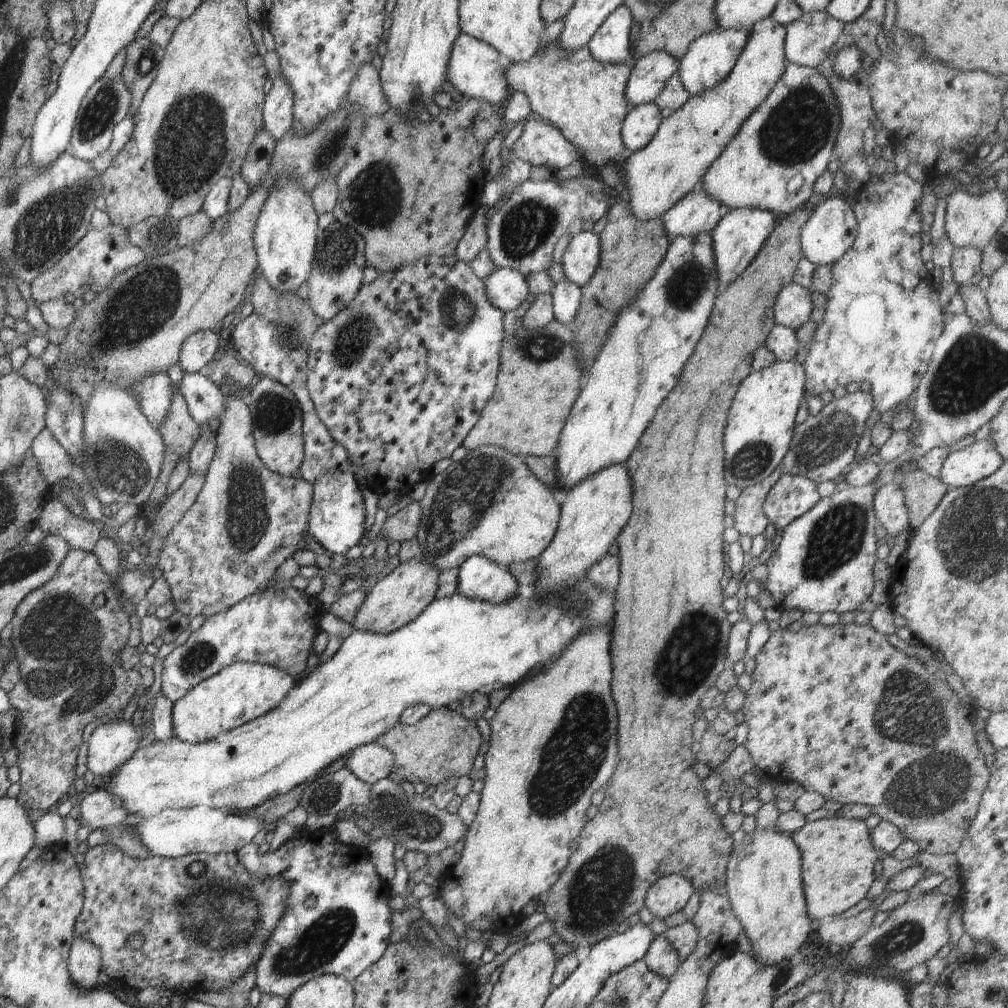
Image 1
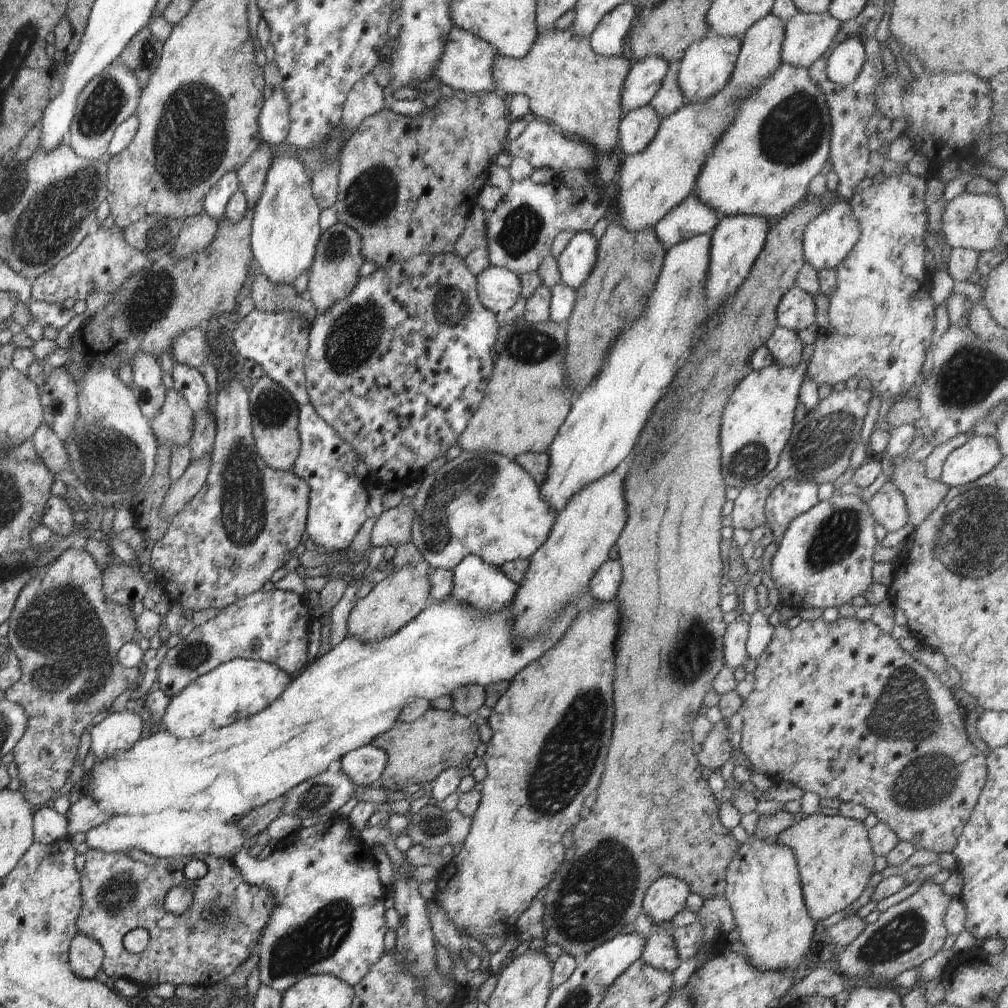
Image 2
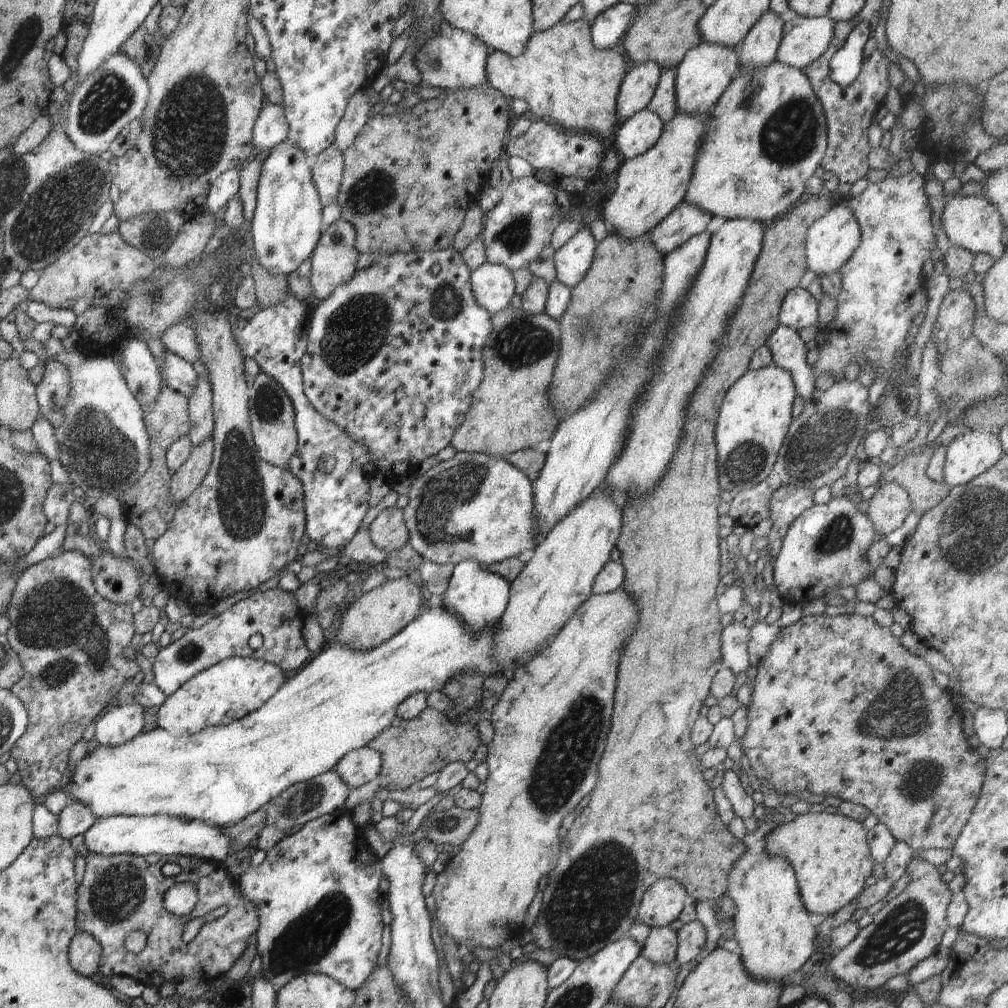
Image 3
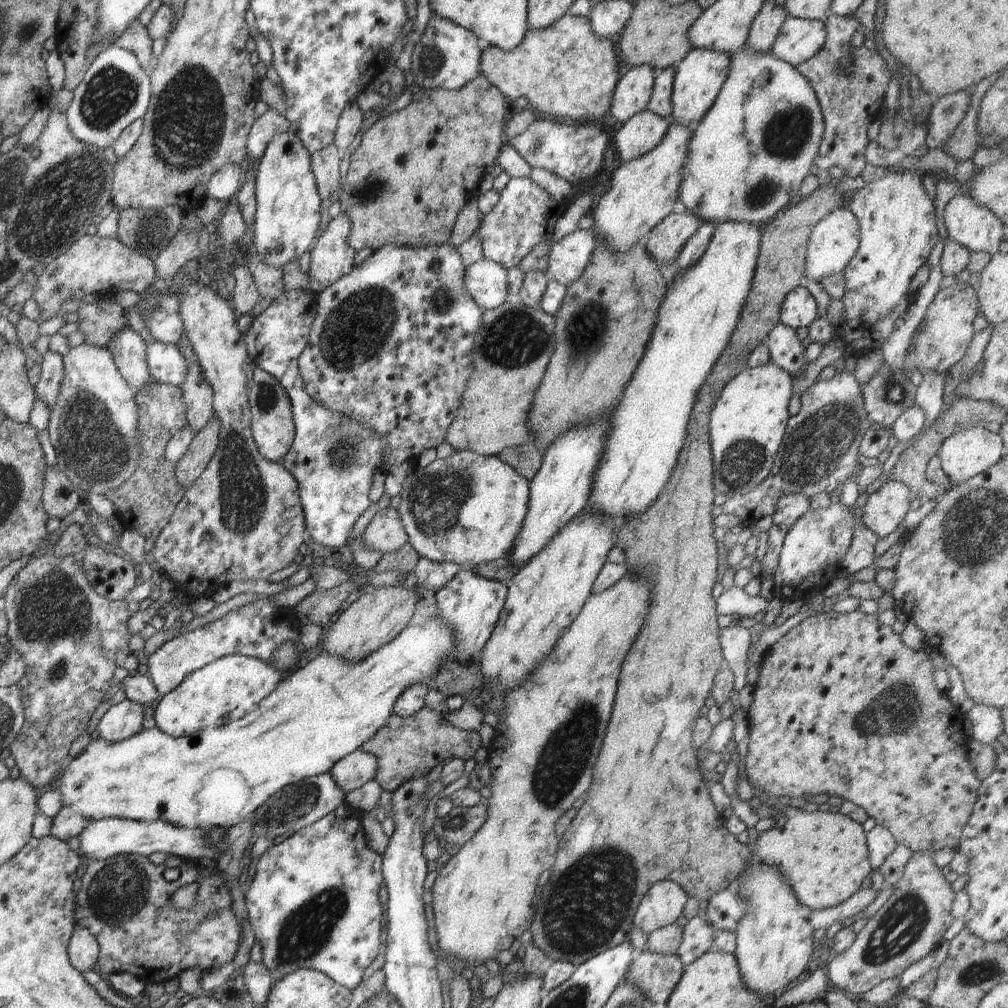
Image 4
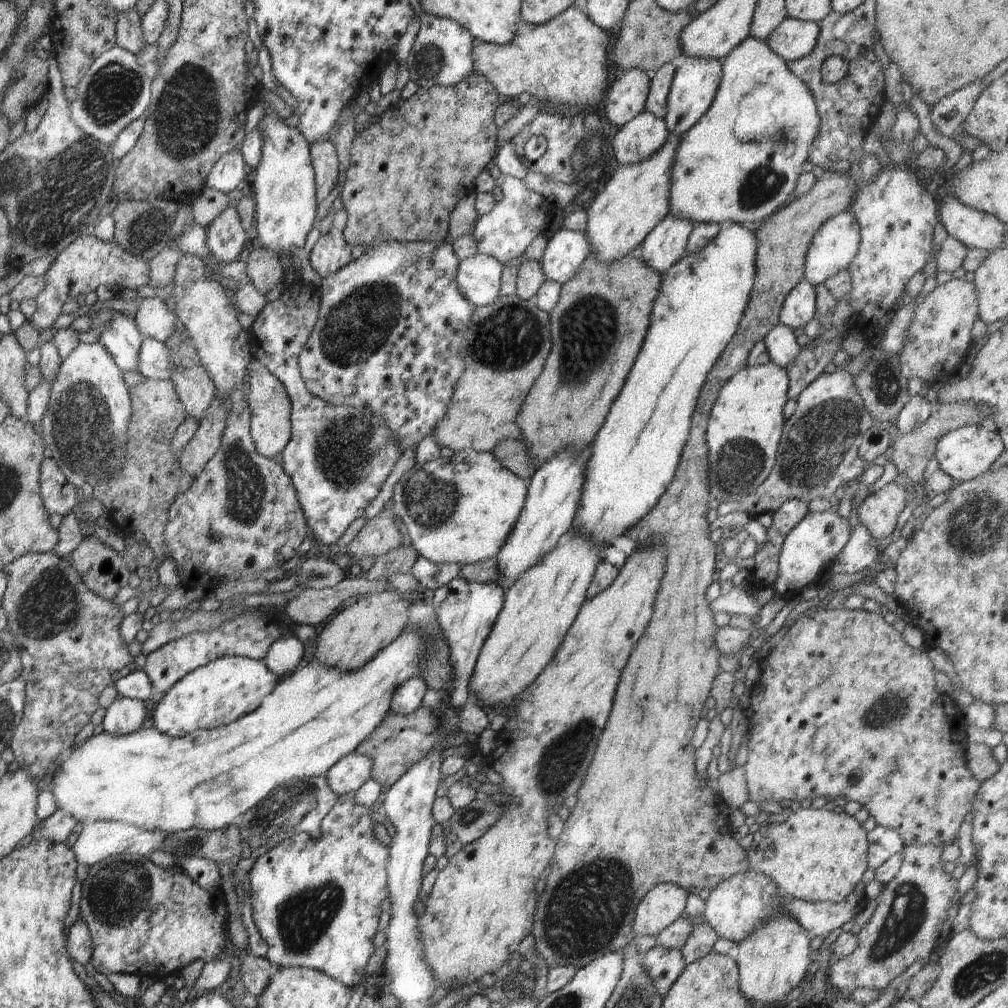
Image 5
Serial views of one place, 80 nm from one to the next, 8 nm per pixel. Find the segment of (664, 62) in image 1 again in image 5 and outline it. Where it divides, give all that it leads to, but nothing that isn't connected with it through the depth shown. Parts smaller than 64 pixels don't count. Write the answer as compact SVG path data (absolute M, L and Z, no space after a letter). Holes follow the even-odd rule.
M640 69L627 70L605 94L604 116L616 126L624 126L645 111L650 88L650 73Z

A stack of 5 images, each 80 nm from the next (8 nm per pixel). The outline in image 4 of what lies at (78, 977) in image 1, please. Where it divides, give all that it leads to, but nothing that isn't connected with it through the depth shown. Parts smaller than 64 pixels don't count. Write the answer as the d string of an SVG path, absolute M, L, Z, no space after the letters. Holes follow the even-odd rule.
M76 926L69 940L68 954L70 962L81 973L94 968L99 955L96 937L85 926Z

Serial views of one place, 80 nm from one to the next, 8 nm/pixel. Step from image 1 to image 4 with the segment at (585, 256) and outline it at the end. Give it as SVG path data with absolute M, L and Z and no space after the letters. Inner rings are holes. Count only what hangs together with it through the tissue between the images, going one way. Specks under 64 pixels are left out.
M575 230L552 244L546 274L567 287L584 272L598 243L592 230Z

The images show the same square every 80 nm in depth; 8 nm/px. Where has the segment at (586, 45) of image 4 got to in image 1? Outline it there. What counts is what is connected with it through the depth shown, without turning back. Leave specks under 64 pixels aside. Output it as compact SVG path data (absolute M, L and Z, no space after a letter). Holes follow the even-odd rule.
M556 41L546 43L530 57L530 60L521 63L507 62L503 72L503 79L511 91L524 93L531 104L534 116L550 121L576 147L581 158L596 166L599 170L604 166L616 166L616 162L627 162L633 153L628 151L622 142L621 126L630 109L625 99L626 84L629 80L632 67L626 63L601 63L589 51L587 46L567 53L561 44Z

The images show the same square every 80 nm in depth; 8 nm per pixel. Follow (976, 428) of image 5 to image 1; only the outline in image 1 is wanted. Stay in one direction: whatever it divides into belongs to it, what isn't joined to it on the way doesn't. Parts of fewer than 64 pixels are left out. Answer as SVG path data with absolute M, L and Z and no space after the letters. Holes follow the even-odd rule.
M975 440L967 447L950 452L939 479L952 489L969 487L994 474L1003 462L992 440Z

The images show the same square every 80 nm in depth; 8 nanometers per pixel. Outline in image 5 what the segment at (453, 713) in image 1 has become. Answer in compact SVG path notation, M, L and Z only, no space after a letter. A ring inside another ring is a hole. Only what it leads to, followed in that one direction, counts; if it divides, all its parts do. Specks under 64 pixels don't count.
M418 707L414 712L399 715L392 710L386 712L382 722L356 748L358 754L367 756L372 761L371 778L377 780L384 787L392 786L418 759L421 759L432 747L442 745L445 749L458 746L457 754L464 756L468 745L474 744L478 748L478 737L467 735L459 730L455 737L446 743L437 733L435 722L437 719L429 708Z

